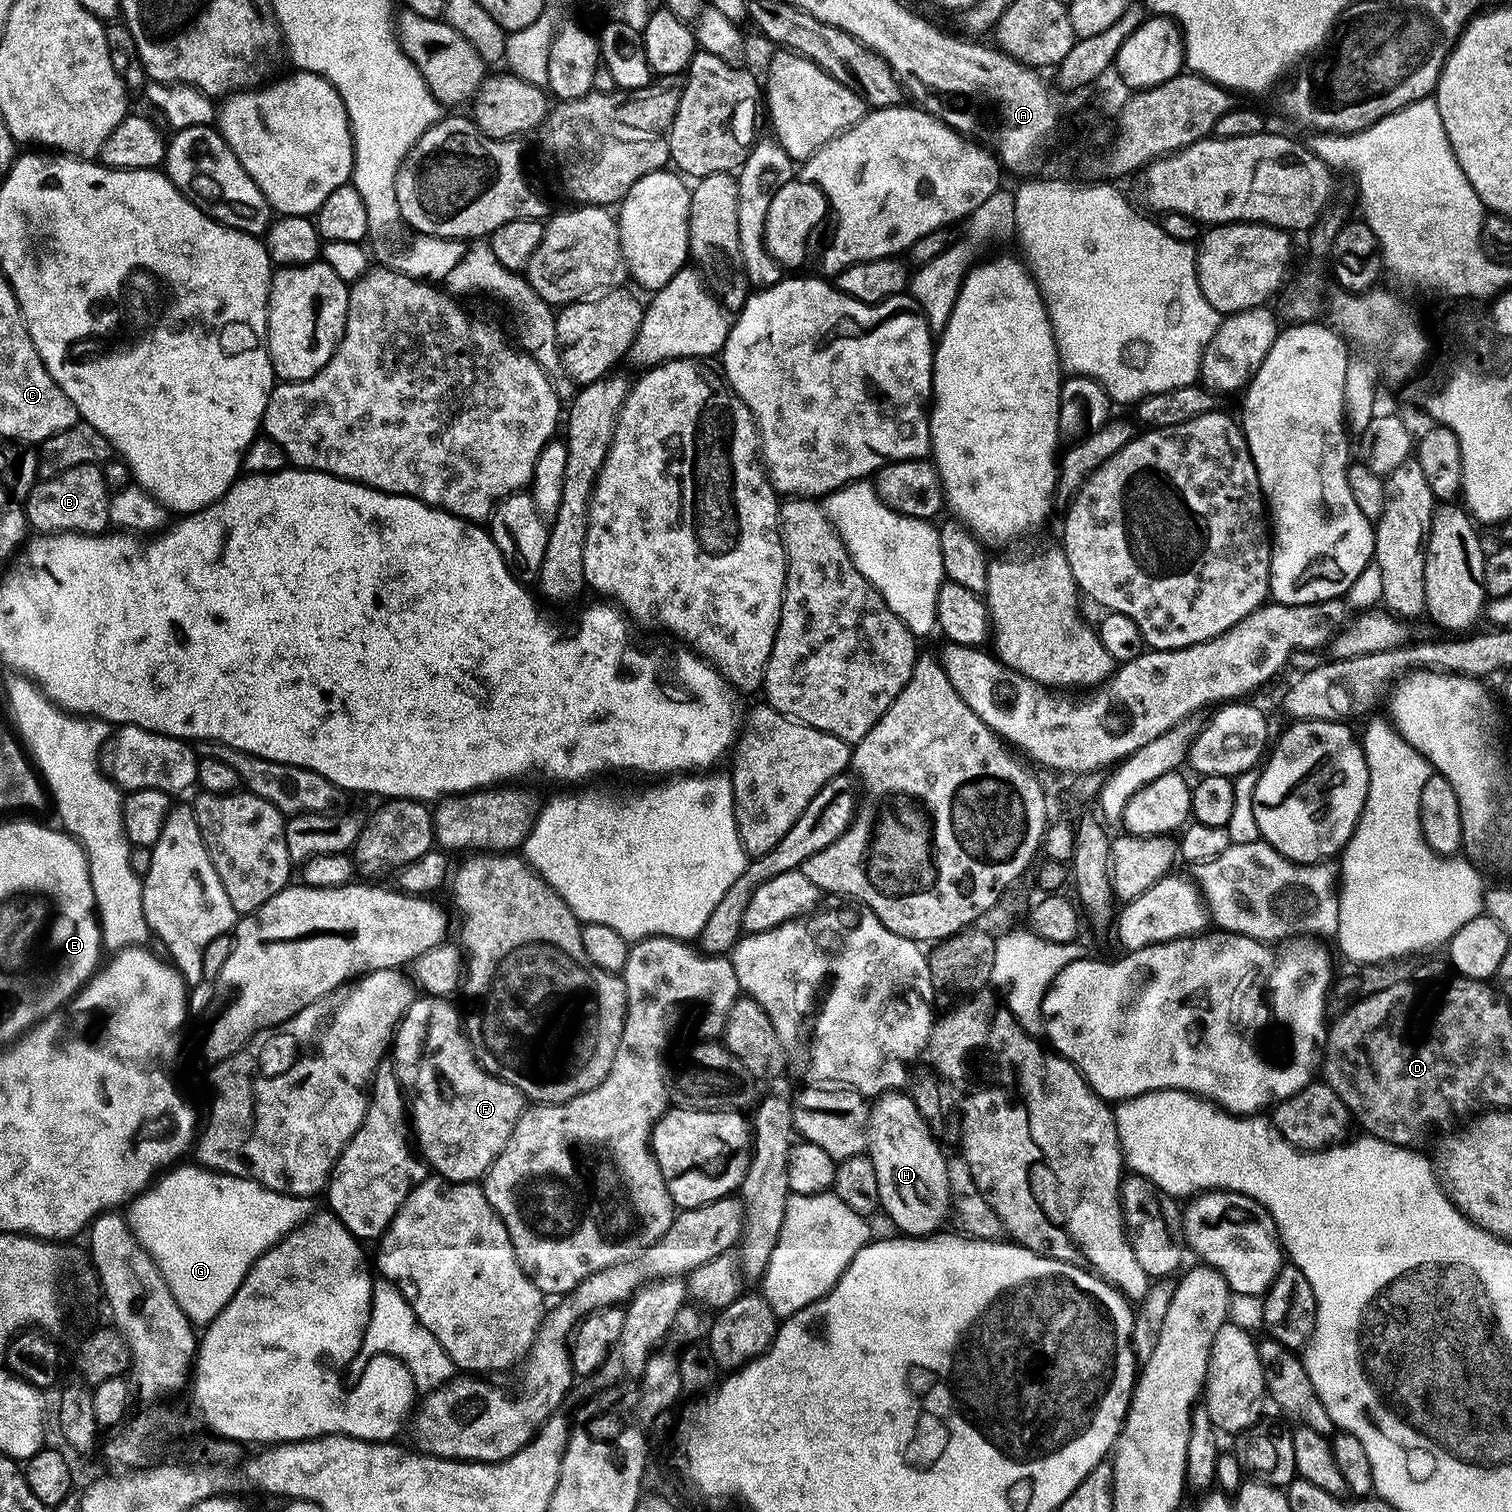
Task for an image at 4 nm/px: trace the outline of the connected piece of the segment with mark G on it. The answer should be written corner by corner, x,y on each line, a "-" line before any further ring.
188,1163
167,1169
132,1201
130,1223
140,1245
147,1250
150,1258
154,1258
158,1270
162,1270
178,1306
182,1306
193,1325
206,1326
218,1318
226,1302
234,1298
256,1259
284,1237
291,1236
295,1228
313,1215
314,1209
313,1201
307,1196
287,1196
262,1186
257,1180
214,1172
211,1168

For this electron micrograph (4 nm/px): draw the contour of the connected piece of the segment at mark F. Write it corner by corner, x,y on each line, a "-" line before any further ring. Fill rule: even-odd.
427,994
413,999
396,1032
395,1067
402,1073
403,1083
412,1084
416,1095
413,1100
411,1097
410,1106
415,1135
420,1135
425,1148
423,1157
436,1167
437,1177
467,1184
479,1181
504,1153
526,1111
526,1097
499,1075
491,1076
476,1061
472,1044
460,1025
460,1012
450,1001

